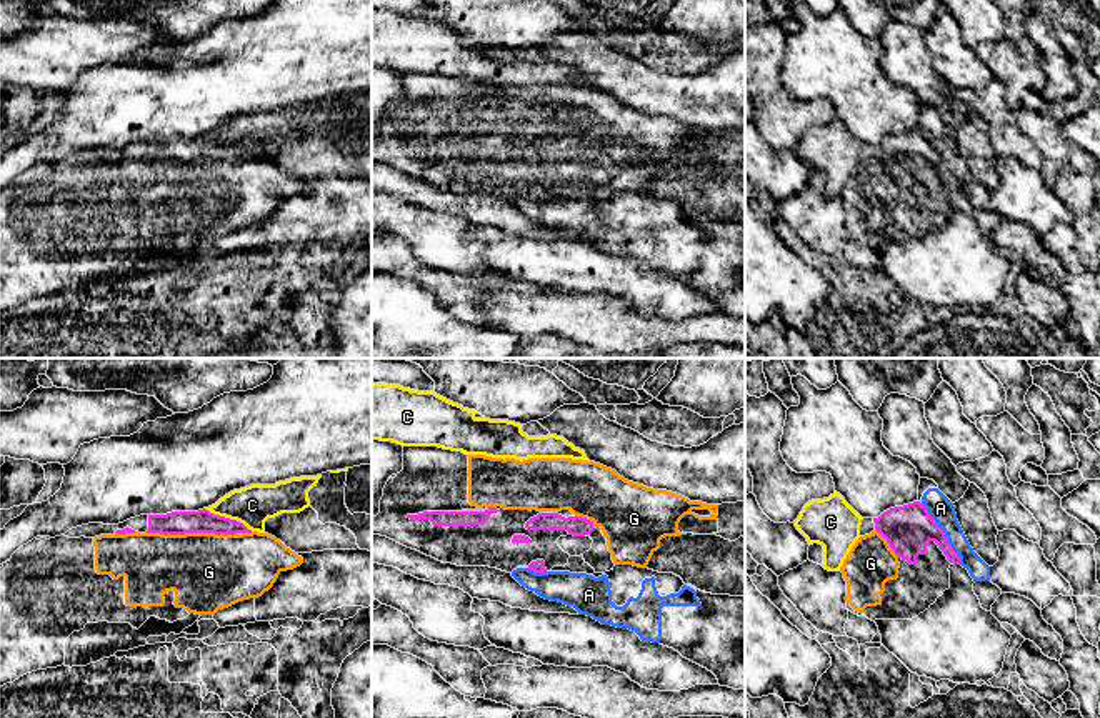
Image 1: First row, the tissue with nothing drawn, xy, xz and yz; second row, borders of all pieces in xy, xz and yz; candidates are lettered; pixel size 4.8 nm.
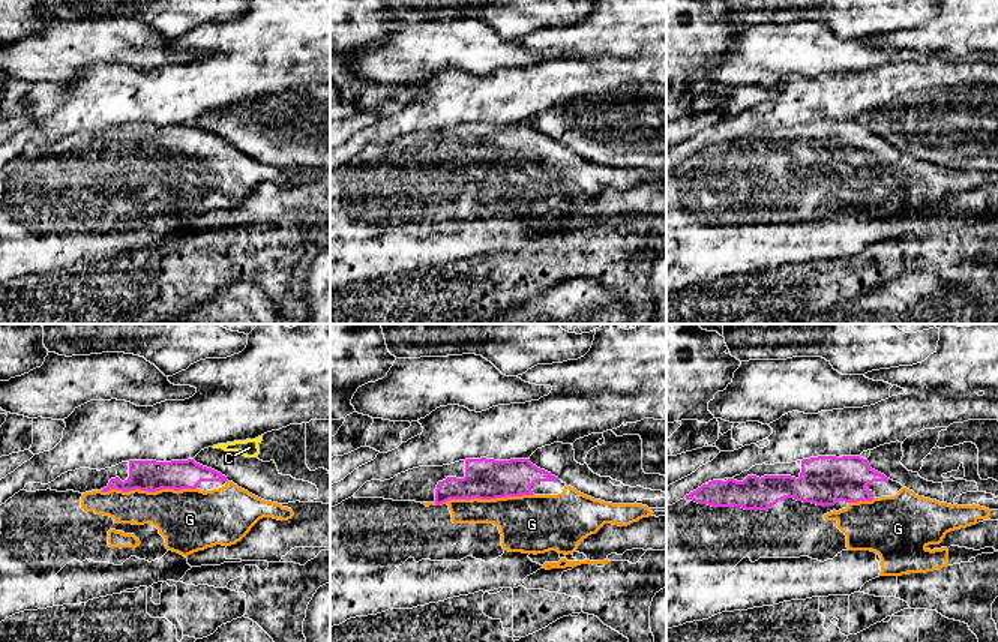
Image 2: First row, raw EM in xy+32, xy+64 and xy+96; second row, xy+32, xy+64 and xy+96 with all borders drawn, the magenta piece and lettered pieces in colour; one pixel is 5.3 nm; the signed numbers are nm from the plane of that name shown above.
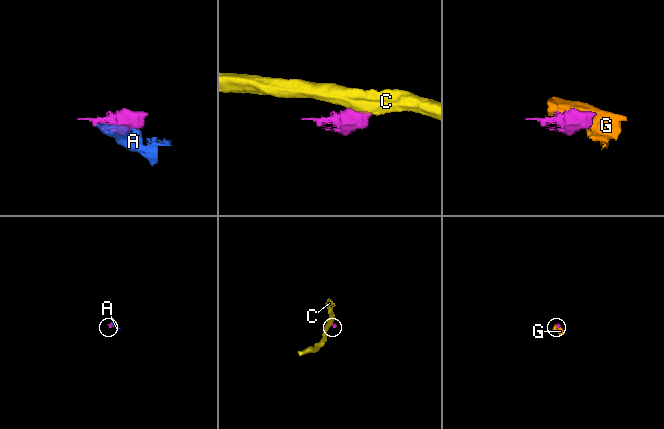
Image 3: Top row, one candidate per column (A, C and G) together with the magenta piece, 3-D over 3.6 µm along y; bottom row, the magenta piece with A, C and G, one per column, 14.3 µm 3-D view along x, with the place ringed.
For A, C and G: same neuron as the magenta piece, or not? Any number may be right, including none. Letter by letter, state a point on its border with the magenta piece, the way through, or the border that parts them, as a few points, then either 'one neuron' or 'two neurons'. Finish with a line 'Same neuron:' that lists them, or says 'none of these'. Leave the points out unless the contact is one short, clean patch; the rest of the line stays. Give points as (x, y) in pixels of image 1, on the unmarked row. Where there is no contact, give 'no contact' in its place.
A: meets magenta in yz at (944, 160); border along yz (922, 129), (960, 190); two neurons
C: meets magenta in xy at (229, 145); border along xy (204, 135), (235, 145), (252, 157); two neurons
G: meets magenta in xy at (190, 159); one neuron
Same neuron: G

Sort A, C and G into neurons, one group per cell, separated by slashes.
A / C / G

